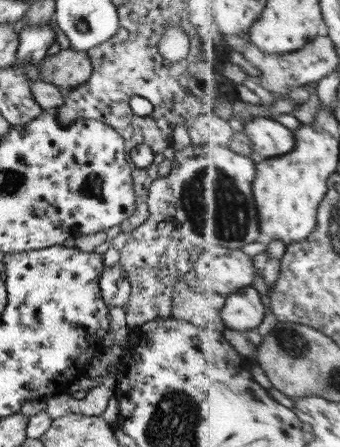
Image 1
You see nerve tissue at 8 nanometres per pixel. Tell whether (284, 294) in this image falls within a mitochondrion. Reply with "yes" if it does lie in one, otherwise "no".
no

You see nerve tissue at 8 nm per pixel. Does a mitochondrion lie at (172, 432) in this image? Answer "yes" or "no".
yes

